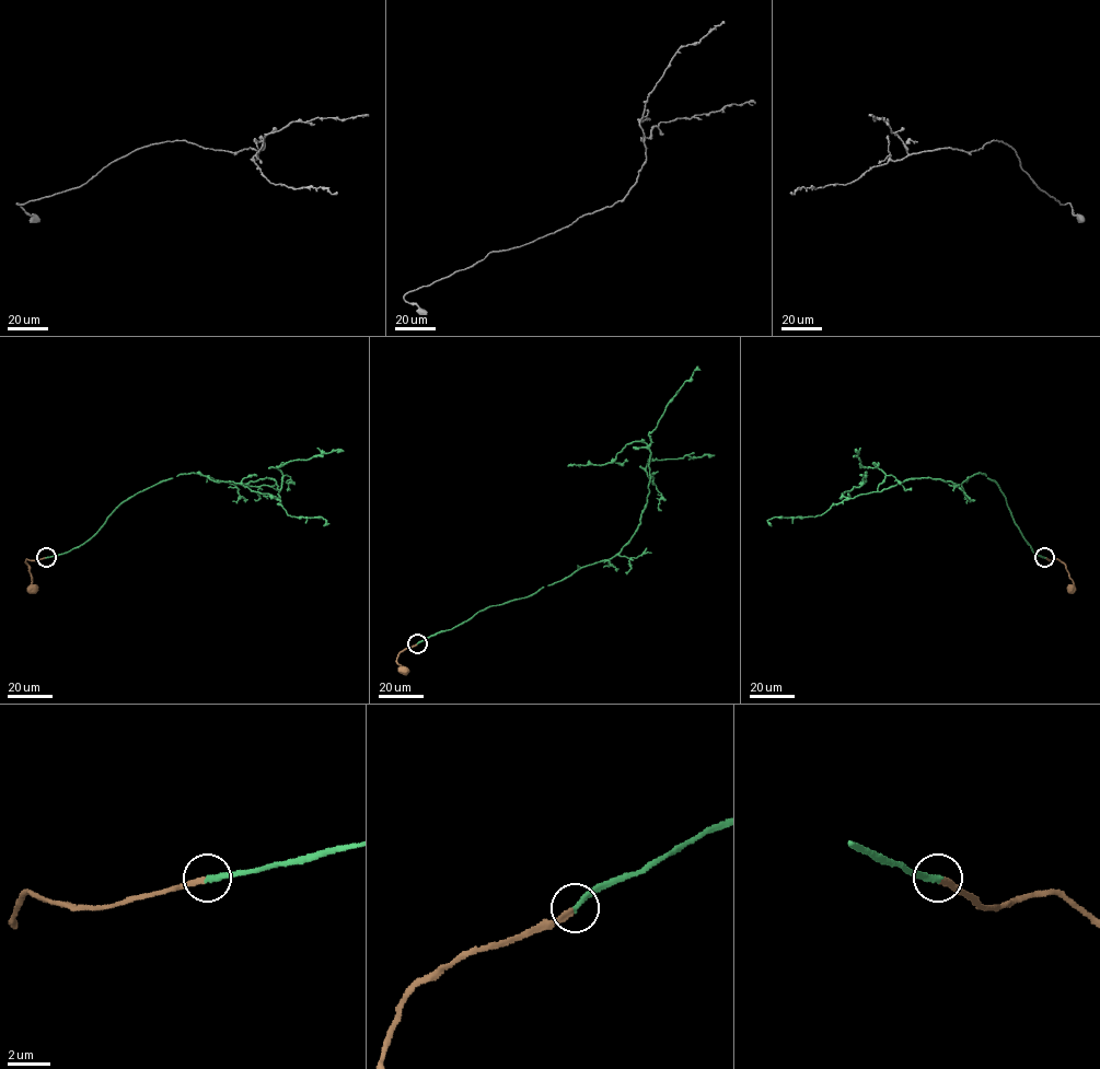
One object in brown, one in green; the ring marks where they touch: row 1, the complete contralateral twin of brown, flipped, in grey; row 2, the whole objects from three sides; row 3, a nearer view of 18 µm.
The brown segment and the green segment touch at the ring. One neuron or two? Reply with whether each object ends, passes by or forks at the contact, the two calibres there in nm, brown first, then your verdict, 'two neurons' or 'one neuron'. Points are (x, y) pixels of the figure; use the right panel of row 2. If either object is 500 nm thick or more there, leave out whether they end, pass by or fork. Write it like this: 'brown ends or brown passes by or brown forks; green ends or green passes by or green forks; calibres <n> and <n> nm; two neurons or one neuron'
brown ends; green ends; calibres 240 and 240 nm; one neuron

